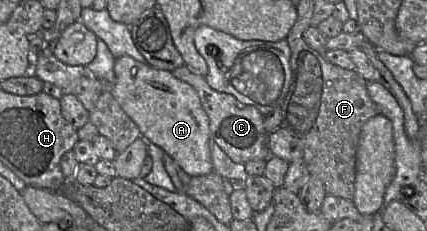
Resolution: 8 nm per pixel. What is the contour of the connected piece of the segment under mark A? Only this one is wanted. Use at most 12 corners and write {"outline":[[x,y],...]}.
{"outline":[[115,60],[110,89],[141,138],[188,175],[214,170],[197,91]]}

